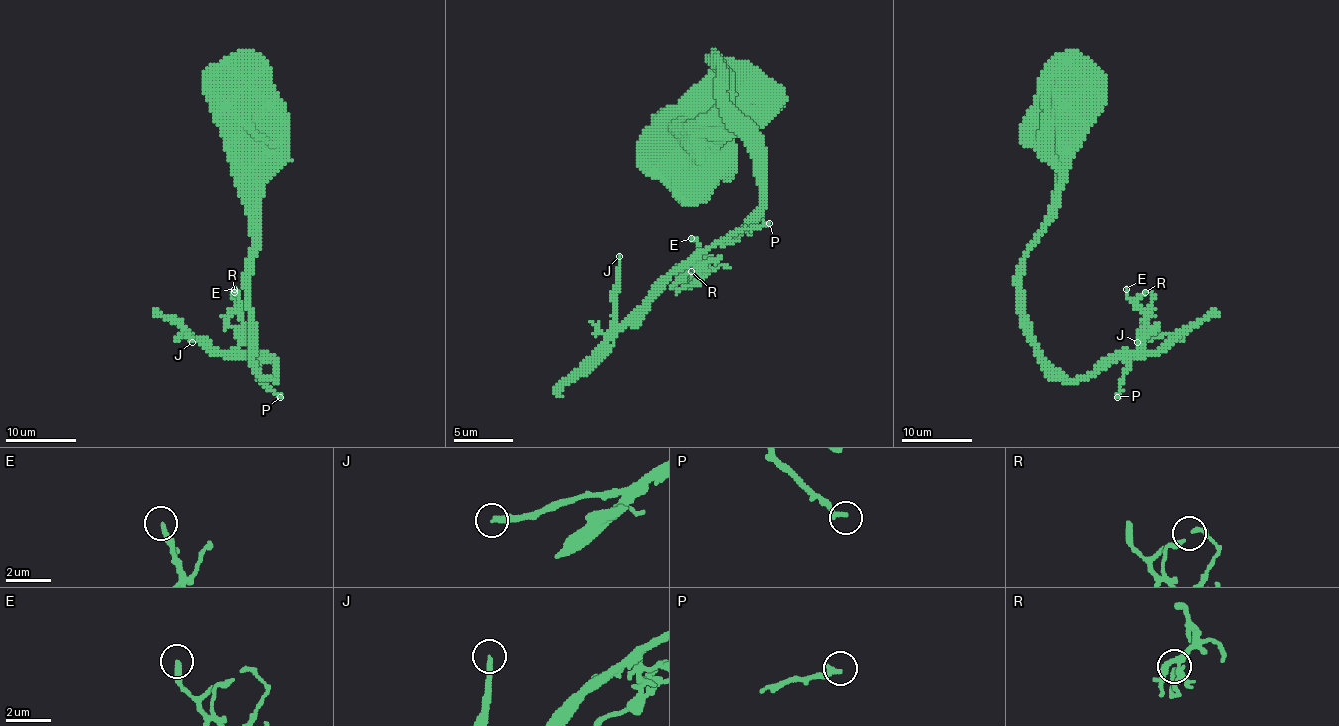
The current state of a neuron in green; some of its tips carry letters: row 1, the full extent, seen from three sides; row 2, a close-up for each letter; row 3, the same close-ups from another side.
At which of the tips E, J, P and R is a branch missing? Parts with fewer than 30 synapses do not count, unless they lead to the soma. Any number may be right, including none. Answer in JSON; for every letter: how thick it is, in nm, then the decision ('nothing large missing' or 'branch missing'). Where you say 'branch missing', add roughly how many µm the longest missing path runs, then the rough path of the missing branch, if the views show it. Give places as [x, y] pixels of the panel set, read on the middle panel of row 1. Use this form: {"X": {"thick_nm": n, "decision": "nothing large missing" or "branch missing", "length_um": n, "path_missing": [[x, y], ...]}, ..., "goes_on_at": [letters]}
{"E": {"thick_nm": 240, "decision": "nothing large missing"}, "J": {"thick_nm": 240, "decision": "nothing large missing"}, "P": {"thick_nm": 240, "decision": "nothing large missing"}, "R": {"thick_nm": 190, "decision": "nothing large missing"}, "goes_on_at": []}

